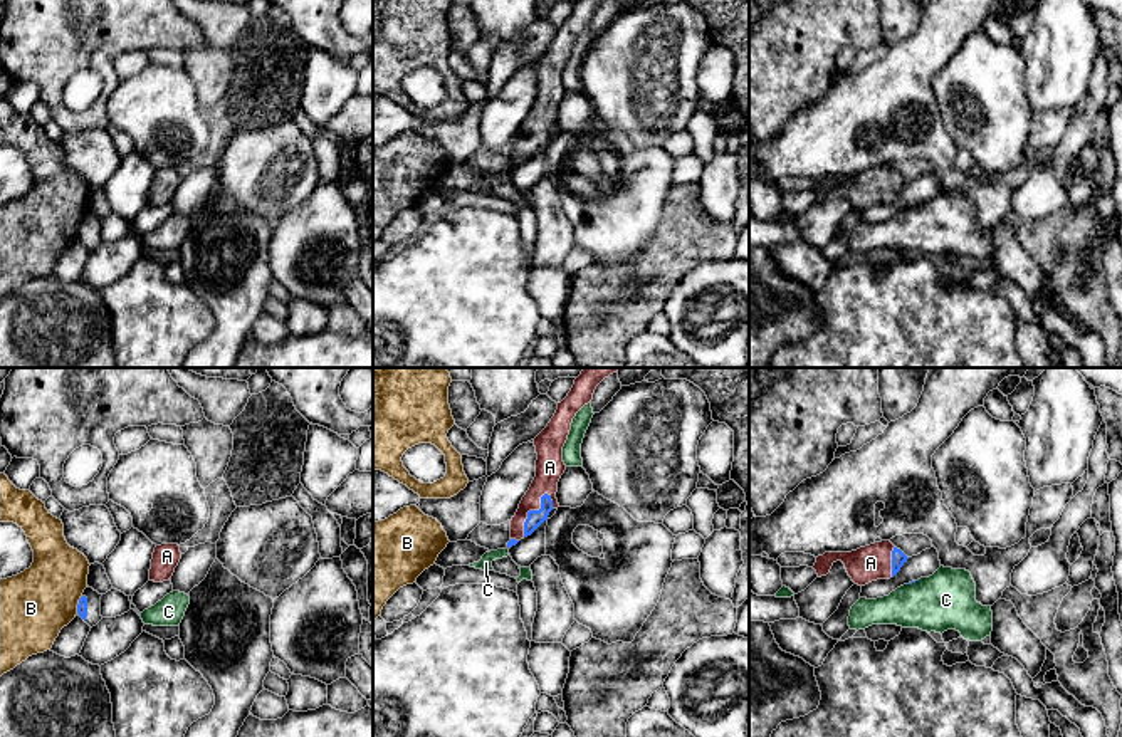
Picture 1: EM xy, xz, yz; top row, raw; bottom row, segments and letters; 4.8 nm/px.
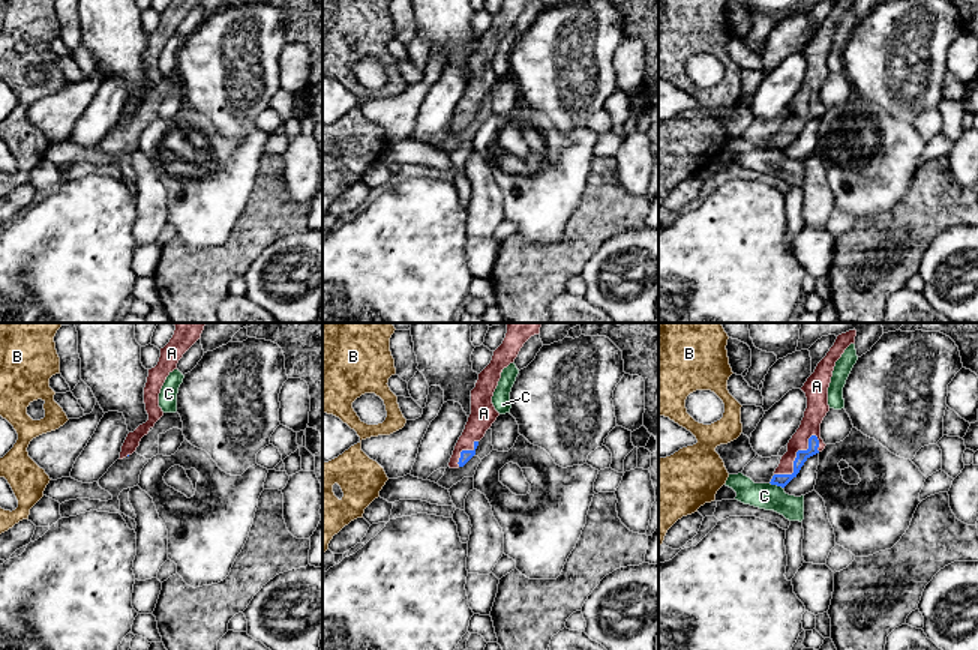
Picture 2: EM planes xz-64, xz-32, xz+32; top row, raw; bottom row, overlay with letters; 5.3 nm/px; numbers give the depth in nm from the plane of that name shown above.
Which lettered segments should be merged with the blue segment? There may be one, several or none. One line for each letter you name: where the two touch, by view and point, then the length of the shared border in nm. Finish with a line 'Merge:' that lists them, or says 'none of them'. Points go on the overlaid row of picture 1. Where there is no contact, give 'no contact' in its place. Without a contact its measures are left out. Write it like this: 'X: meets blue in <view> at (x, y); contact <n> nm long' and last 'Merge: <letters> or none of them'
A: meets blue in xz at (531, 511); contact 240 nm long
Merge: A

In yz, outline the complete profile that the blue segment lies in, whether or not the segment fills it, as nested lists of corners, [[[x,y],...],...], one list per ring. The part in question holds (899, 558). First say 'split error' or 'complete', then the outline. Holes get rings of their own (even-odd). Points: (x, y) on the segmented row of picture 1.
split error; [[[882,541],[852,552],[825,552],[816,557],[813,569],[821,578],[830,572],[836,561],[842,561],[852,581],[865,586],[877,579],[894,578],[907,559],[890,541]]]

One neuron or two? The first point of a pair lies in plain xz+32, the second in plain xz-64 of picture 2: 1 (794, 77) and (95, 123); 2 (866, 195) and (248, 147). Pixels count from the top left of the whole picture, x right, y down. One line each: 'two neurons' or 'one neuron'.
1: one neuron
2: one neuron

